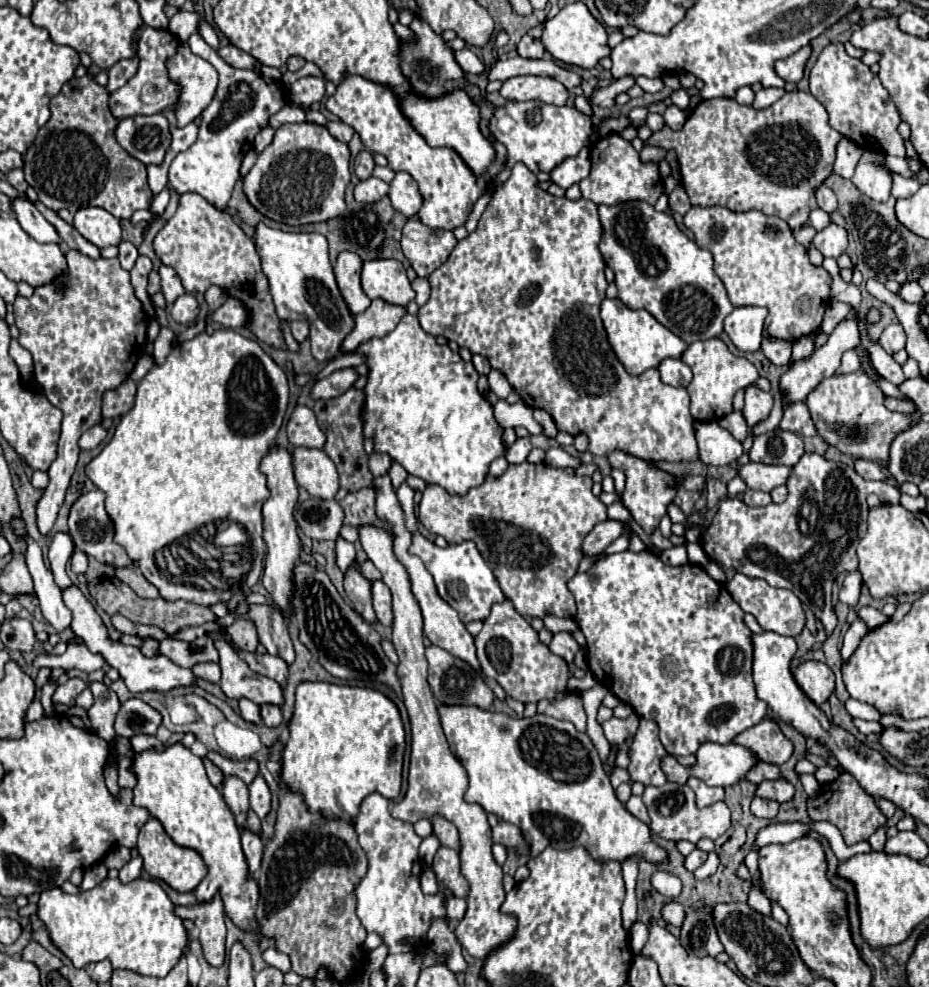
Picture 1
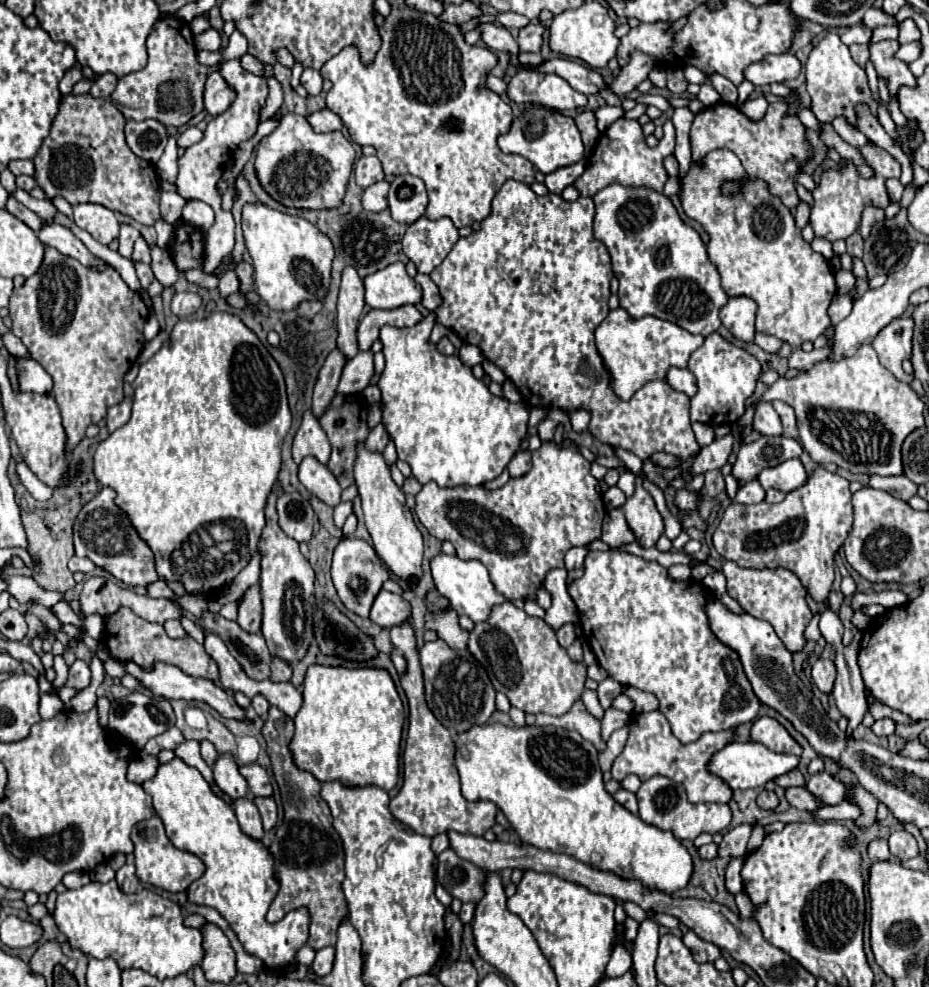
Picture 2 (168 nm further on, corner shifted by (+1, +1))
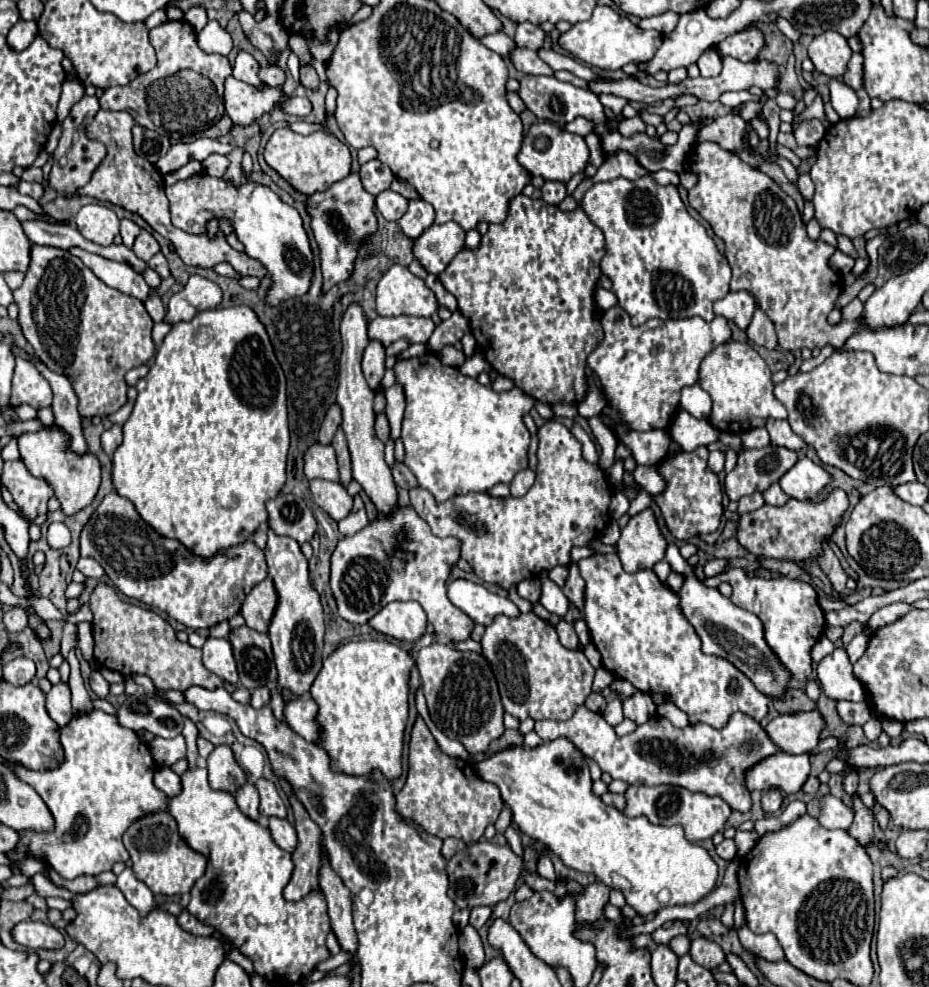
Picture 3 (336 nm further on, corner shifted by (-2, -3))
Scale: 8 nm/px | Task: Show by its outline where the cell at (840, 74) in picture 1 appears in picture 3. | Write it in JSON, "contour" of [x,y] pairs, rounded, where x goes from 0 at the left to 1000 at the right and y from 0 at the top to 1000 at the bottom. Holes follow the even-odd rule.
{"contour":[[[898,30],[885,32],[870,47],[870,57],[876,63],[876,69],[889,77],[906,77],[911,65],[917,57],[917,51],[911,39]]]}

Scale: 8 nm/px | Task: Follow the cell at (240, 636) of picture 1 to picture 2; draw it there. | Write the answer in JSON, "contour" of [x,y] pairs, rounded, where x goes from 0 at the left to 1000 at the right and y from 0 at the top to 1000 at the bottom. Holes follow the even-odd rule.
{"contour":[[[270,594],[264,604],[262,610],[257,614],[257,626],[255,632],[270,642],[281,640],[281,602],[279,602],[279,594]]]}

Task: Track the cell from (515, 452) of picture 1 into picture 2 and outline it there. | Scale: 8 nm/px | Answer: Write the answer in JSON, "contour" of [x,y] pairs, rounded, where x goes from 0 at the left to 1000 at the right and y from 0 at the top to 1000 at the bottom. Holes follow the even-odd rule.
{"contour":[[[557,456],[557,460],[548,468],[548,480],[550,482],[563,482],[572,474],[572,458],[569,456]]]}

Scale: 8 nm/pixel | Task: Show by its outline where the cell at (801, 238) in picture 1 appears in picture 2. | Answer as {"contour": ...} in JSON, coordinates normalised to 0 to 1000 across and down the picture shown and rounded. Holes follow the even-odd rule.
{"contour":[[[862,205],[862,207],[856,211],[856,225],[858,225],[860,231],[864,231],[864,229],[871,227],[871,213],[873,213],[873,211],[871,211],[867,205]]]}

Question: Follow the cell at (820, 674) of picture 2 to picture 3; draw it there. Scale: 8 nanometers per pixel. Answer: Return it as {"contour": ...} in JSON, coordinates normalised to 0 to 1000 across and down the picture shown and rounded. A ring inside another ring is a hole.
{"contour":[[[906,655],[898,657],[896,663],[883,669],[881,689],[885,693],[887,703],[896,709],[917,709],[917,711],[930,709],[928,693],[921,687],[913,663]]]}

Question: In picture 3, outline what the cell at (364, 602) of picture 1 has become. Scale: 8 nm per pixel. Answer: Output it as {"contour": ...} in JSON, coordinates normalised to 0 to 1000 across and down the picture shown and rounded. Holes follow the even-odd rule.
{"contour":[[[426,513],[418,523],[405,523],[388,539],[383,539],[381,543],[366,545],[366,549],[362,551],[362,555],[357,559],[355,594],[360,600],[362,612],[364,612],[364,622],[379,632],[394,632],[405,620],[409,620],[409,616],[413,616],[413,612],[420,612],[424,608],[448,608],[459,618],[461,628],[467,634],[469,642],[480,644],[487,652],[504,648],[506,640],[510,636],[510,628],[506,624],[502,624],[499,620],[495,620],[495,616],[491,616],[480,604],[480,592],[482,592],[487,575],[493,567],[495,567],[495,547],[467,543],[463,539],[461,531],[446,519],[446,515]],[[435,535],[437,535],[437,545],[433,549],[428,549],[428,541]],[[428,555],[441,559],[443,567],[428,565],[426,563]]]}

